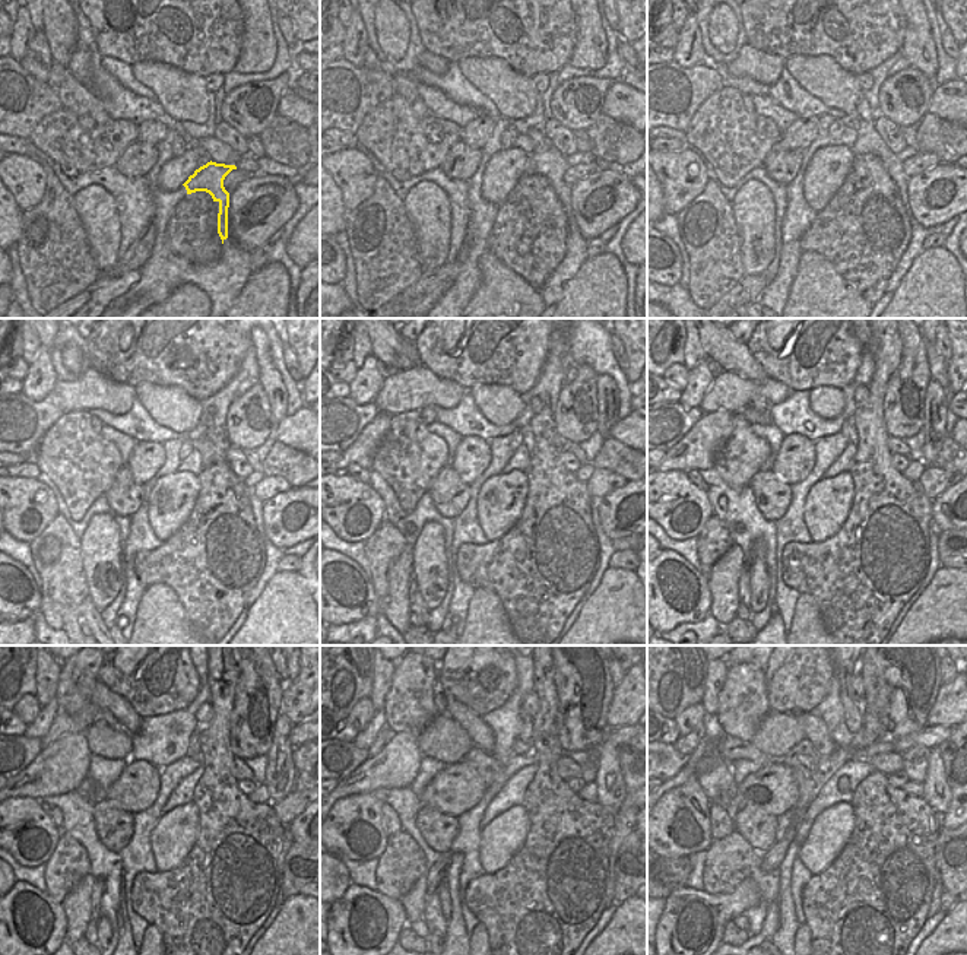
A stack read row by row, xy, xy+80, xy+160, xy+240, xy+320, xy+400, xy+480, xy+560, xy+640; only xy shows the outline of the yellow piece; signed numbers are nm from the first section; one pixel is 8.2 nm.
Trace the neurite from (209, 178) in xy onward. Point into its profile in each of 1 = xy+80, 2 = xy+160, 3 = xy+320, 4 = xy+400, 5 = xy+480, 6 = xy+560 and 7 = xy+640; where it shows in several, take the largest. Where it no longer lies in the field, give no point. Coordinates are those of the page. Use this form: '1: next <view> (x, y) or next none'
1: next xy+80 (545, 161)
2: next xy+160 (868, 140)
3: next xy+320 (523, 435)
4: next xy+400 (847, 427)
5: next xy+480 (195, 752)
6: next xy+560 (525, 735)
7: next xy+640 (852, 713)

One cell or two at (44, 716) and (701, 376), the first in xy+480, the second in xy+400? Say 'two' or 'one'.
one

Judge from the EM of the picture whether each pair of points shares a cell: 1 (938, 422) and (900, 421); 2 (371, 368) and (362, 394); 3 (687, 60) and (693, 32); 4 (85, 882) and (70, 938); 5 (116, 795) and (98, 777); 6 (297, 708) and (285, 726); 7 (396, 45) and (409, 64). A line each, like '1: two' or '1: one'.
1: two
2: one
3: one
4: one
5: two
6: two
7: two

